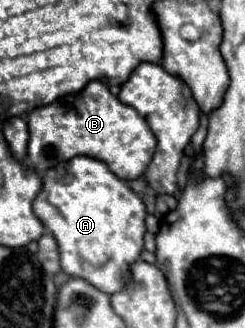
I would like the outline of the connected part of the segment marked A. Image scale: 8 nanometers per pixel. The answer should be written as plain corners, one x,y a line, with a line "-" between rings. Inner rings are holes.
75,156
49,168
43,176
43,188
33,202
33,212
55,236
61,270
67,276
83,278
105,294
115,294
123,288
123,270
143,250
147,212
141,198
105,162

